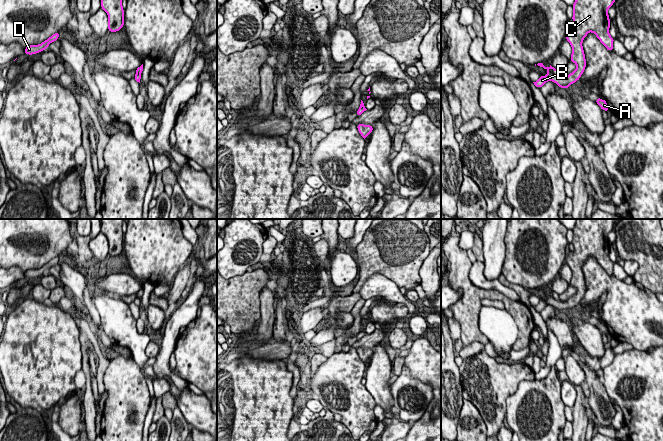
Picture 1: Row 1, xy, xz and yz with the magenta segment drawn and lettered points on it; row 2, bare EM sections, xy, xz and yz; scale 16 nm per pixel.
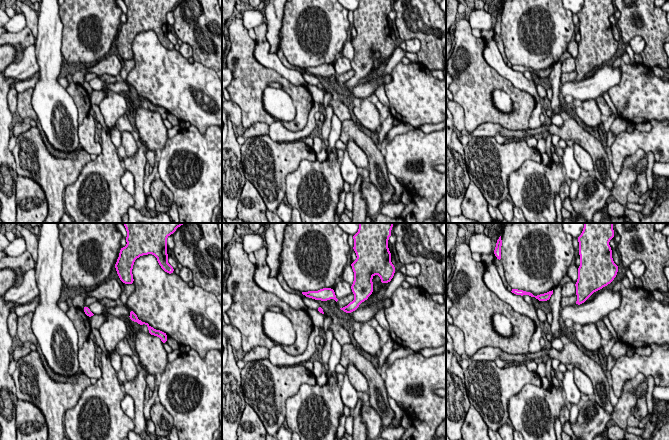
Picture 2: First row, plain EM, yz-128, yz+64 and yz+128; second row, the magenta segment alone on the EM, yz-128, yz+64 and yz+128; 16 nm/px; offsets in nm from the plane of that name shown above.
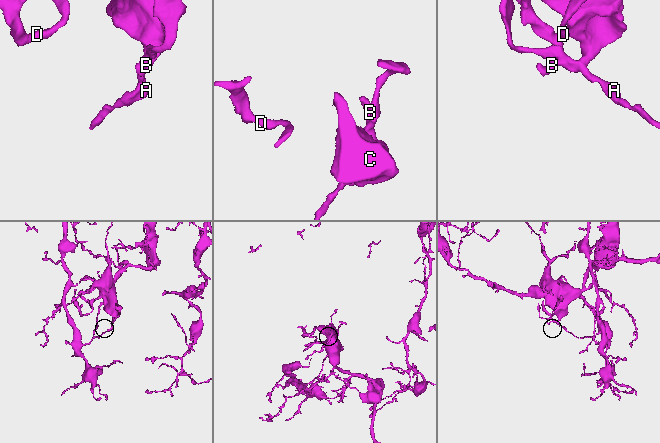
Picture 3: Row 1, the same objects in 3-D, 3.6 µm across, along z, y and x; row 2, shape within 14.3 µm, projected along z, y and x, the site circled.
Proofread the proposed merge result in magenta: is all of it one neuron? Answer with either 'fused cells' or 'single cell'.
fused cells

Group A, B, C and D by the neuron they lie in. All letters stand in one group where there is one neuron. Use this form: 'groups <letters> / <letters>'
groups A / B C D

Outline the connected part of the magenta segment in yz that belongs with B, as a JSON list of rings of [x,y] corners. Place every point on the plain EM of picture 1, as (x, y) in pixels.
[[[577,219],[573,228],[572,244],[574,250],[566,256],[565,262],[572,271],[570,285],[576,288],[576,293],[567,301],[557,301],[552,296],[533,306],[537,312],[541,312],[547,305],[556,307],[560,312],[566,313],[578,305],[586,292],[586,283],[582,270],[584,262],[592,256],[606,271],[613,274],[614,262],[609,257],[610,242],[608,234],[613,230],[618,219]]]

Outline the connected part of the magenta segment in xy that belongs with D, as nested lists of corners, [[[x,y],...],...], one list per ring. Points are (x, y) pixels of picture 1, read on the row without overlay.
[[[56,256],[55,258],[50,260],[47,264],[45,264],[41,268],[29,269],[29,270],[25,271],[24,278],[33,279],[33,278],[42,276],[43,274],[48,272],[50,267],[57,265],[58,262],[59,262],[59,256]]]

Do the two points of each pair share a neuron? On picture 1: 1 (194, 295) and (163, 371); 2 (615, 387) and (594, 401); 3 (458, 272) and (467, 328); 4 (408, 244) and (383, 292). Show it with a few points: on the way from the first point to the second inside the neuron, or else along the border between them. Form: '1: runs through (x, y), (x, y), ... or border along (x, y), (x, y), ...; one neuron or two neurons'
1: runs through (184, 314), (173, 325), (165, 352); one neuron
2: border along (602, 384), (609, 398); two neurons
3: runs through (466, 286), (467, 314); one neuron
4: border along (366, 280), (380, 273), (399, 289); two neurons

